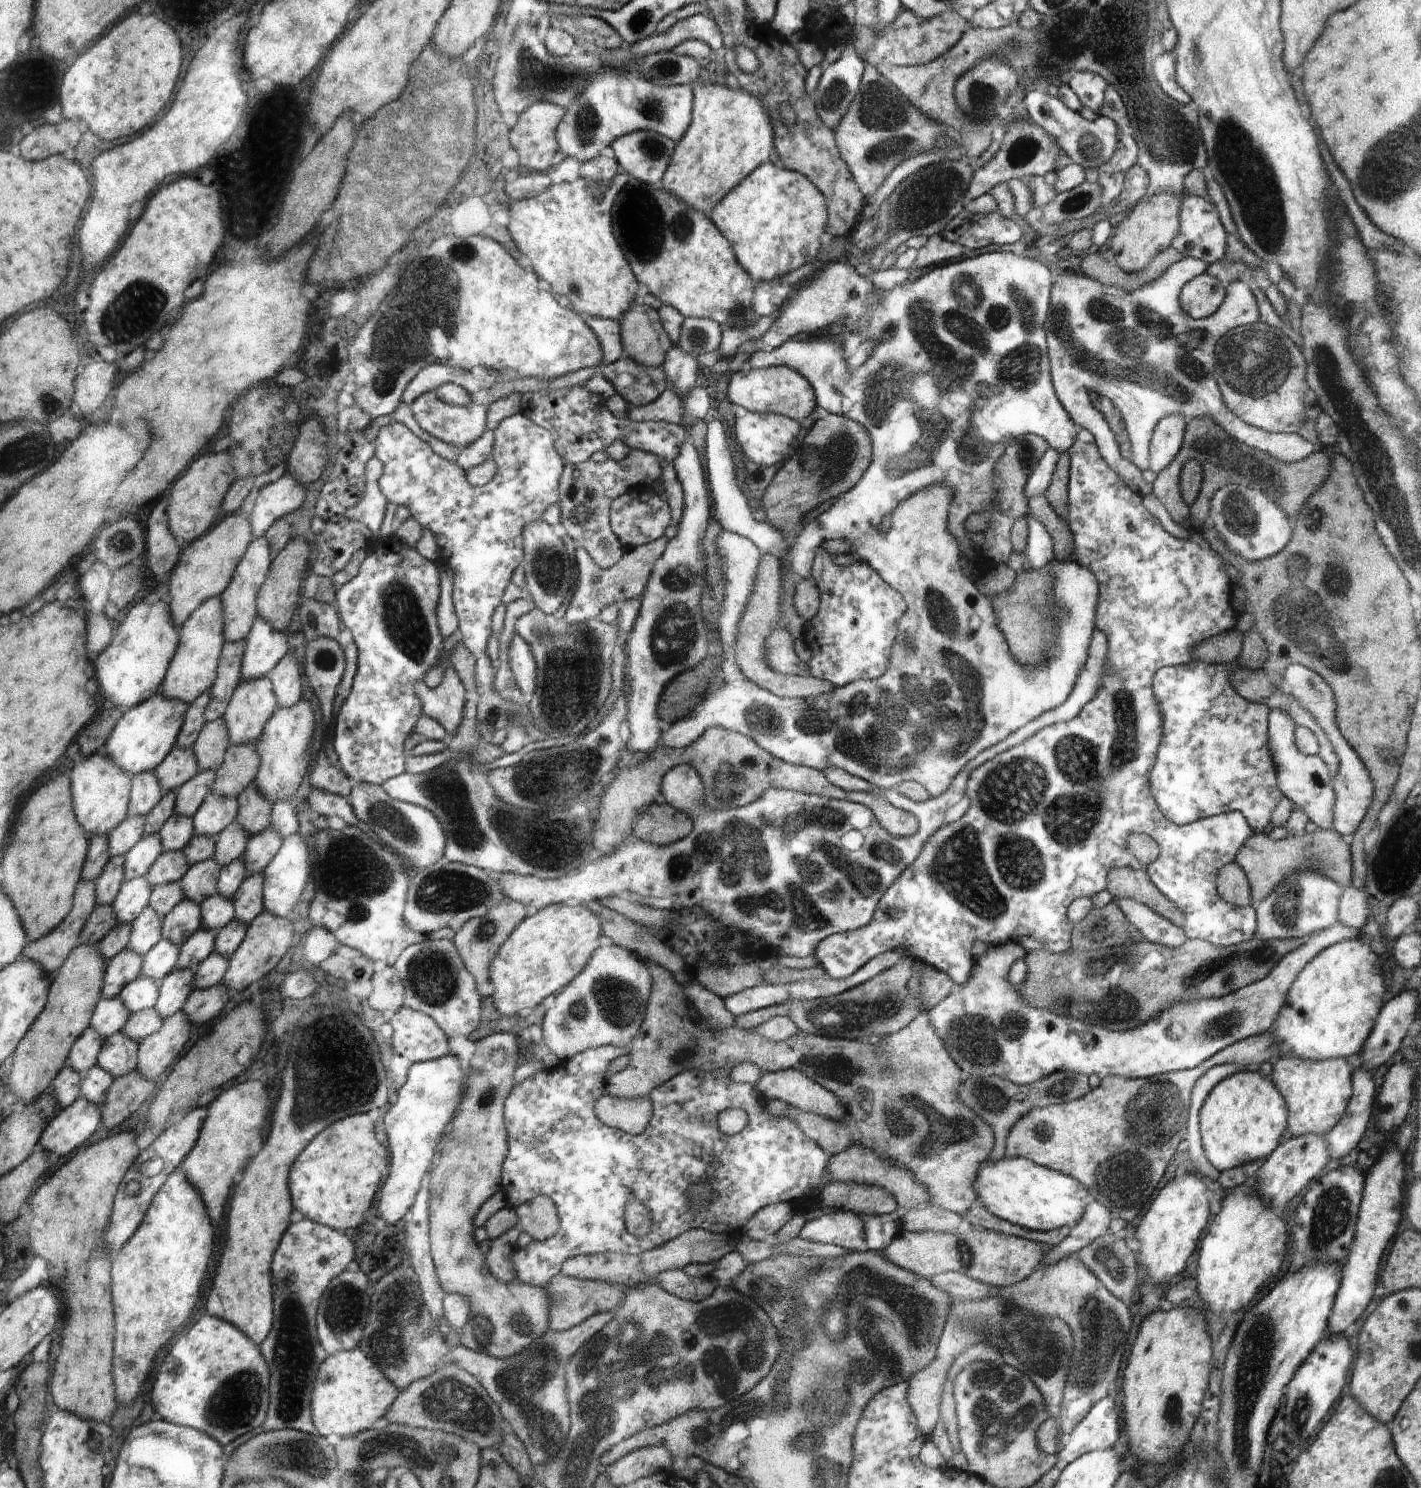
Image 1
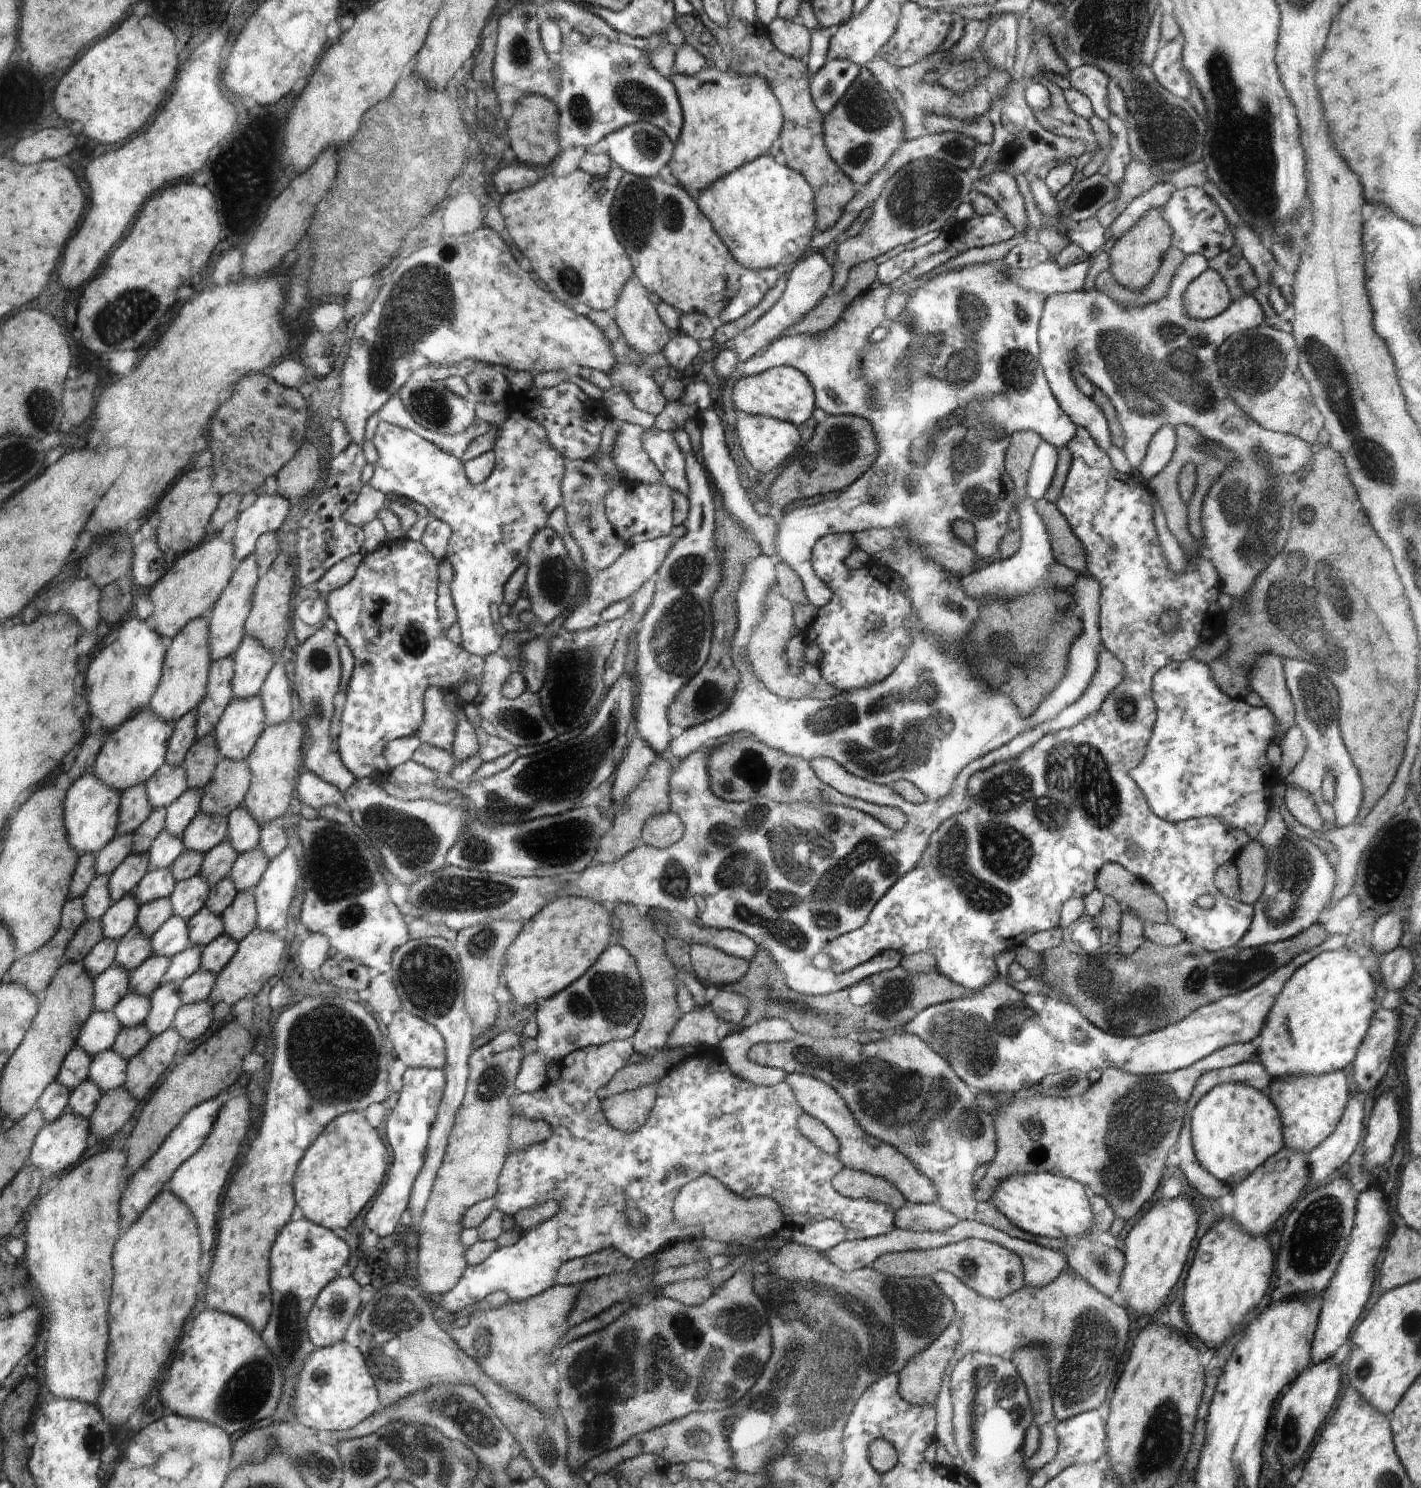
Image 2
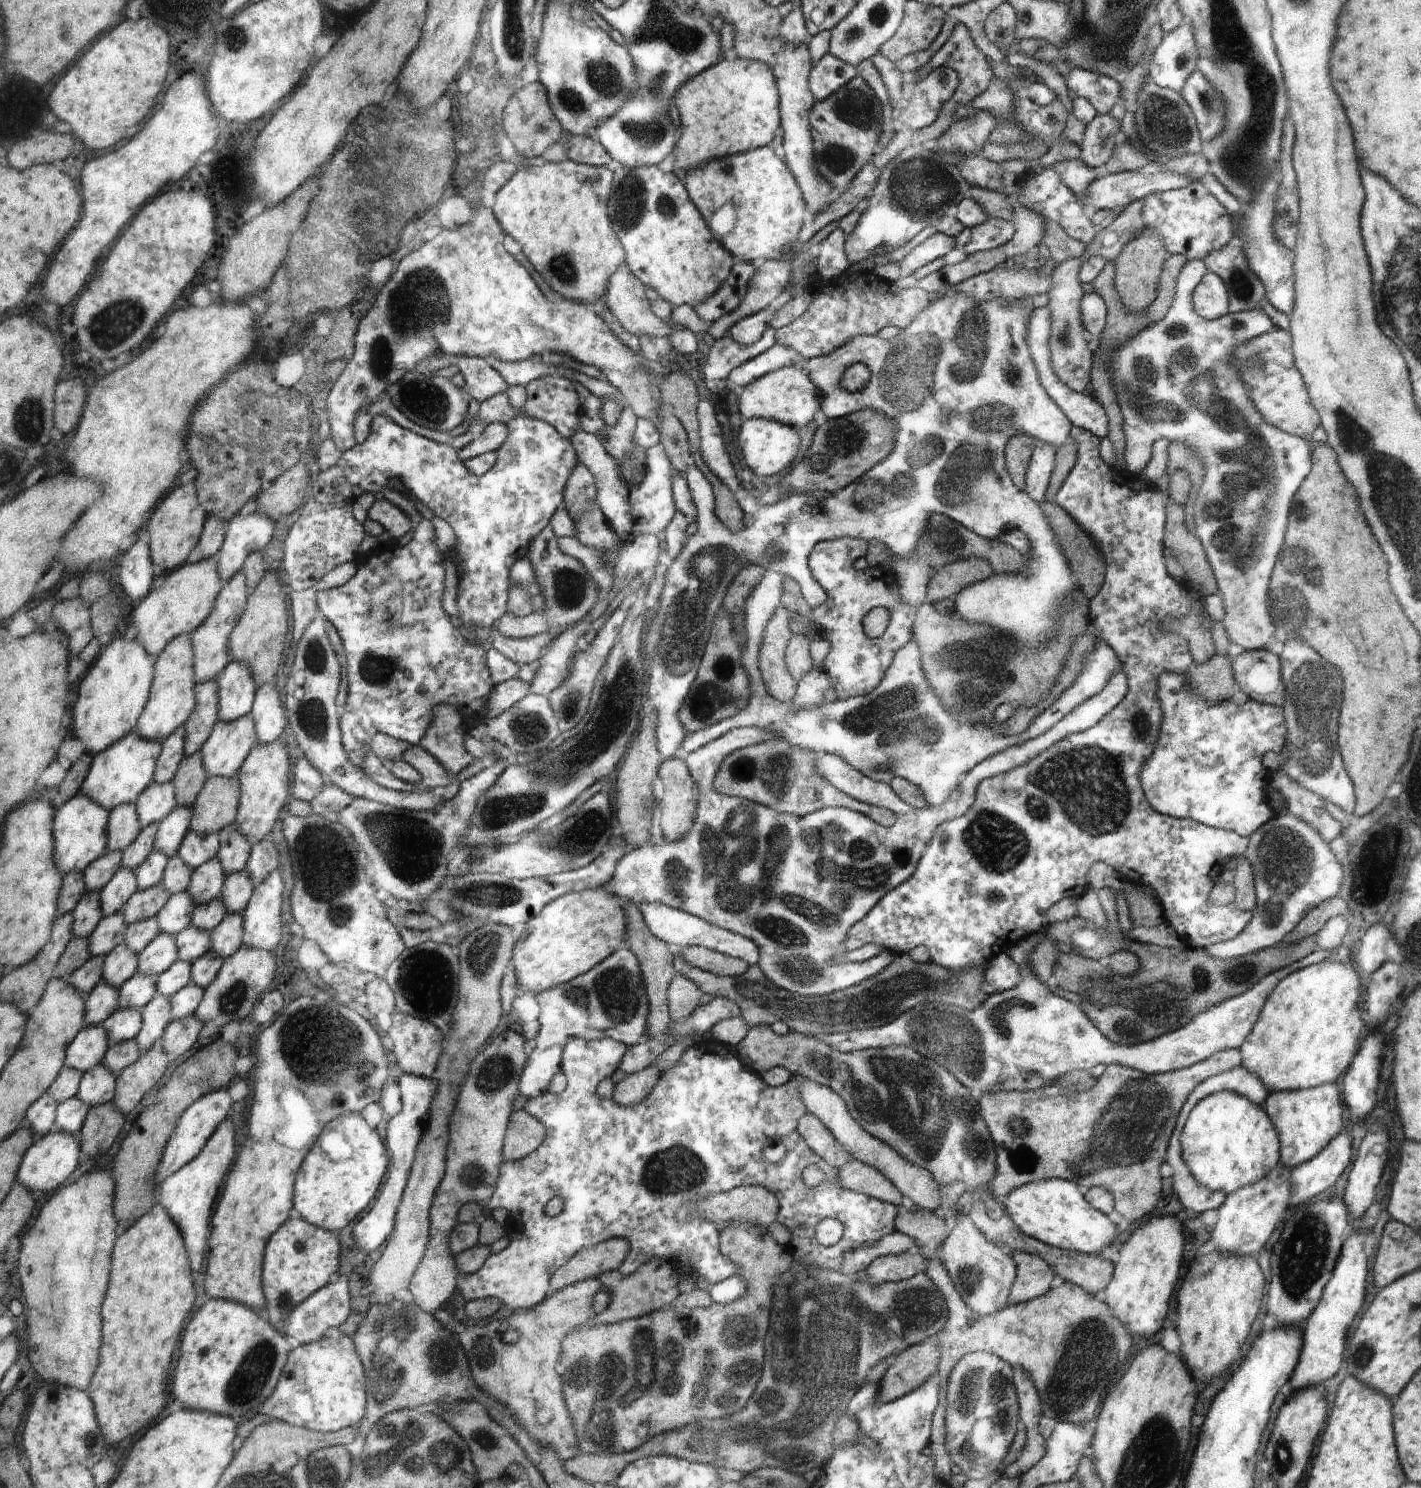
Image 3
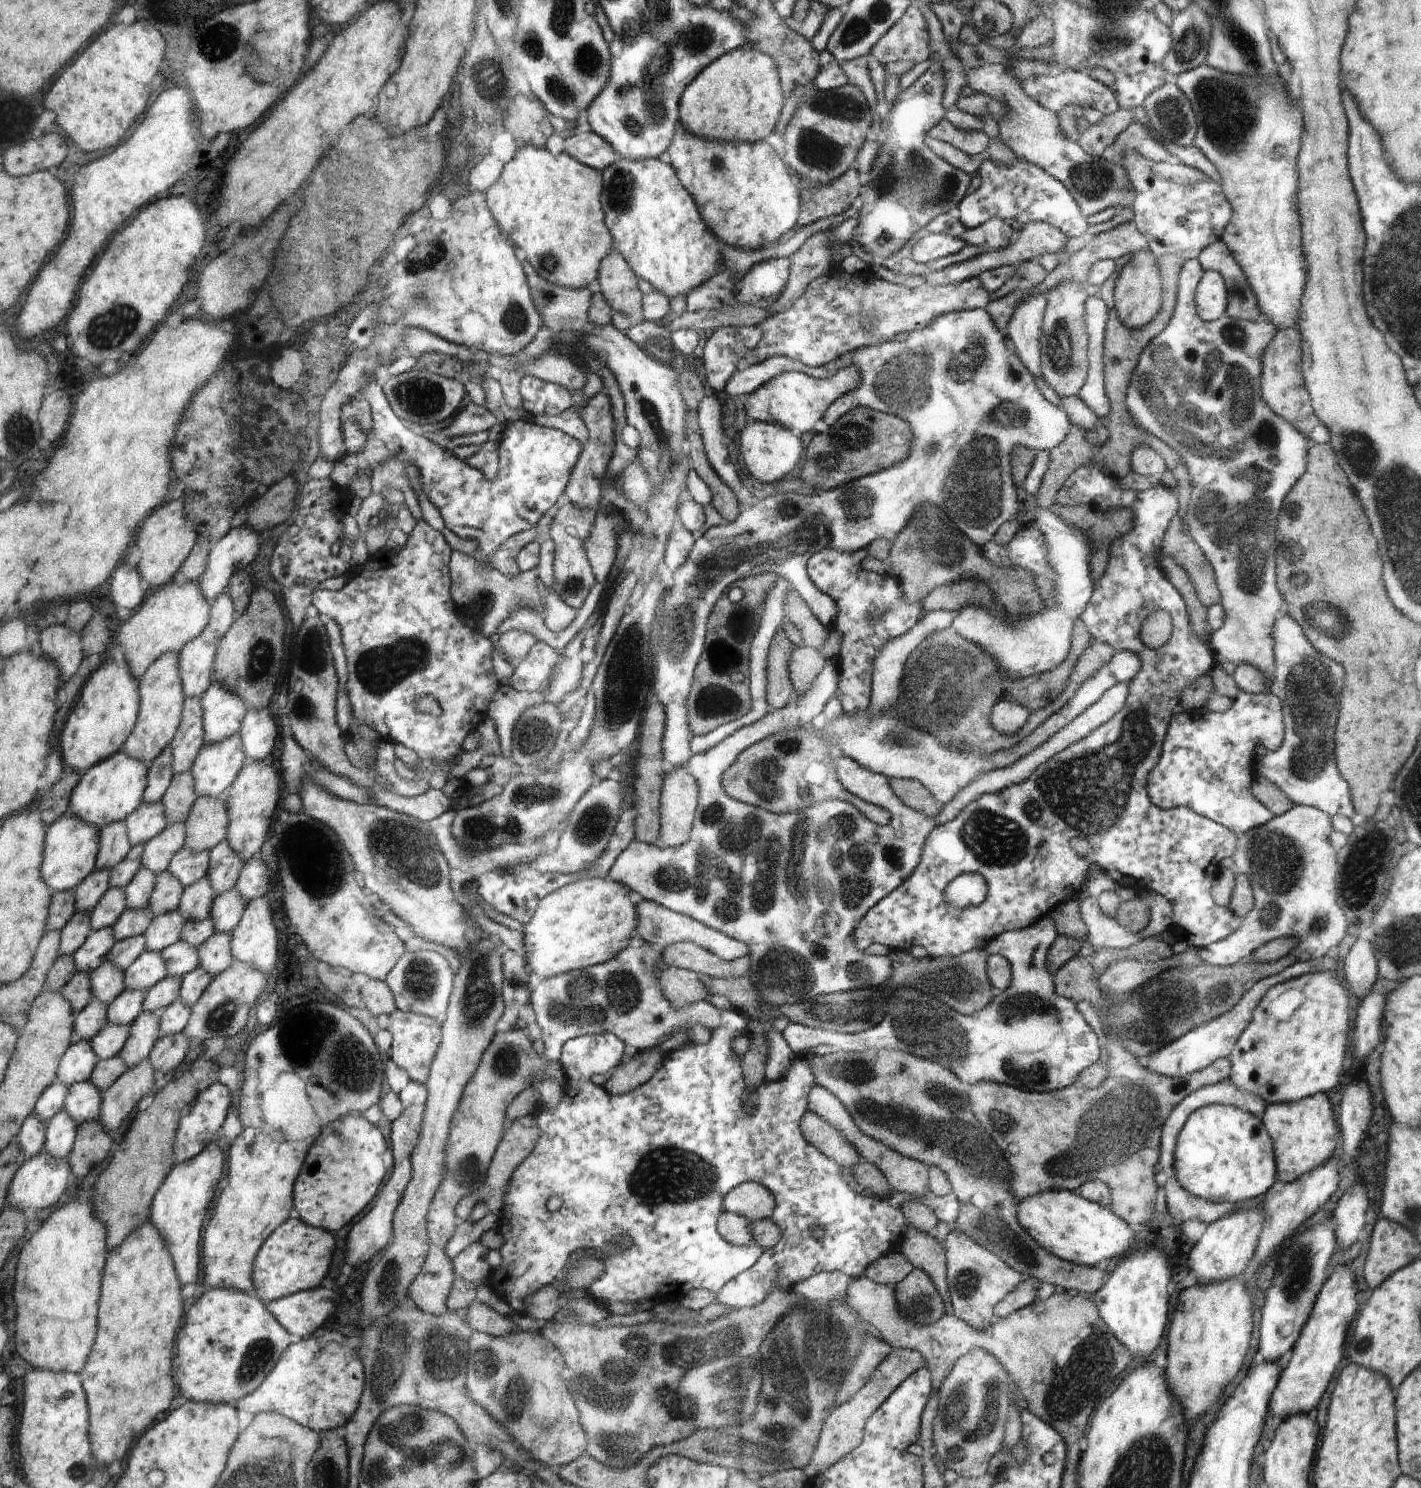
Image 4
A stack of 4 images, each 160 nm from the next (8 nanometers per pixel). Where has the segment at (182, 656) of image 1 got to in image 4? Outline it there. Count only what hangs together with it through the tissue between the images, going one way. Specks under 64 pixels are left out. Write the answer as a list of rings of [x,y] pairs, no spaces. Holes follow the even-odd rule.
[[[178,653],[166,654],[158,658],[139,679],[141,707],[138,712],[136,728],[133,735],[125,743],[121,750],[144,764],[149,765],[162,750],[169,746],[176,735],[180,718],[182,718],[182,706],[185,694],[182,692],[181,674],[178,672]]]

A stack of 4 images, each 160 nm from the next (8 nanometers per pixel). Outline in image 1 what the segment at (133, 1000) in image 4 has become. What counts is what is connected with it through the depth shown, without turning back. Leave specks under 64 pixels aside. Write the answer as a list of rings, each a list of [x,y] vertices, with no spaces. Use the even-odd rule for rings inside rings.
[[[161,938],[154,948],[150,948],[143,956],[142,969],[138,978],[152,978],[160,982],[164,976],[173,972],[176,969],[179,946],[176,942],[170,942],[168,938]]]

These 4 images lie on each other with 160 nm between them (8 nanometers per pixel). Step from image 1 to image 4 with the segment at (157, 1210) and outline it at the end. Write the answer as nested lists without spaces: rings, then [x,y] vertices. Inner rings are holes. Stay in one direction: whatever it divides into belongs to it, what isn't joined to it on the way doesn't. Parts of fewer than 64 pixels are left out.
[[[146,1222],[134,1230],[120,1246],[111,1250],[106,1258],[98,1308],[98,1338],[88,1356],[86,1370],[82,1370],[82,1382],[86,1382],[86,1394],[90,1394],[90,1414],[94,1414],[94,1454],[98,1454],[98,1462],[102,1466],[108,1466],[112,1460],[122,1458],[134,1444],[134,1440],[170,1408],[170,1402],[174,1398],[174,1336],[184,1314],[182,1306],[184,1298],[180,1280],[169,1250],[165,1242],[162,1242],[158,1230],[150,1222]]]

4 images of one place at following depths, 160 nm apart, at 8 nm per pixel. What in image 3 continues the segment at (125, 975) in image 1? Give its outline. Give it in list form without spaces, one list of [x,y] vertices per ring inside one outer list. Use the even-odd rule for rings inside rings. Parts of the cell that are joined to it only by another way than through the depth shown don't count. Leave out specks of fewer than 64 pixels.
[[[101,982],[89,993],[86,1000],[86,1020],[90,1026],[100,1025],[119,1010],[118,992],[116,988]]]

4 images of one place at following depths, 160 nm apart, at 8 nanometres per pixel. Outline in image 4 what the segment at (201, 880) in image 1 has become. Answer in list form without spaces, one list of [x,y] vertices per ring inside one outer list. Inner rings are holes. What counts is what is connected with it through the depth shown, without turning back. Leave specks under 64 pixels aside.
[[[178,909],[174,912],[158,914],[143,933],[144,948],[154,950],[154,952],[162,952],[164,948],[181,940],[180,932],[182,932],[184,924],[185,920],[180,916]]]

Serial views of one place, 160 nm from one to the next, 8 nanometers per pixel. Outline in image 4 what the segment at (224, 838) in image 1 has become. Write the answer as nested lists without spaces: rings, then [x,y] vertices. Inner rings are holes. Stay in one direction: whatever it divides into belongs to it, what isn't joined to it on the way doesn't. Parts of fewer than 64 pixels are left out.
[[[207,877],[196,880],[183,890],[178,912],[185,922],[202,922],[209,917],[215,896]]]

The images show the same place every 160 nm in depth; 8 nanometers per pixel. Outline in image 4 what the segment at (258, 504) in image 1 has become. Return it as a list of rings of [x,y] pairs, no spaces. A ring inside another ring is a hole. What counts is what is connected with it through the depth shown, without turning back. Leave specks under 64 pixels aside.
[[[247,524],[232,528],[225,537],[215,540],[210,546],[210,552],[208,552],[208,557],[206,558],[204,573],[197,581],[202,591],[202,596],[206,598],[206,602],[212,603],[214,599],[224,593],[237,570],[251,565],[259,553],[261,553],[259,534]]]

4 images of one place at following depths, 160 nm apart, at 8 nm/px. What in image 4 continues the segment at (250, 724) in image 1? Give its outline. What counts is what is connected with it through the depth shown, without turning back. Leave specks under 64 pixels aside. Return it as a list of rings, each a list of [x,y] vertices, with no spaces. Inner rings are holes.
[[[239,734],[224,742],[205,744],[191,768],[197,798],[223,797],[247,763]]]

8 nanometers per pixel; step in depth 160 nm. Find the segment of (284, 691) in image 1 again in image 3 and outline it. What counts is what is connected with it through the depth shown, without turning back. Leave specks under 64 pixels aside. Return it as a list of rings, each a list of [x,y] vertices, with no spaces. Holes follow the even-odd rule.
[[[264,684],[255,693],[250,710],[257,744],[268,744],[282,738],[287,728],[280,694],[275,686]]]

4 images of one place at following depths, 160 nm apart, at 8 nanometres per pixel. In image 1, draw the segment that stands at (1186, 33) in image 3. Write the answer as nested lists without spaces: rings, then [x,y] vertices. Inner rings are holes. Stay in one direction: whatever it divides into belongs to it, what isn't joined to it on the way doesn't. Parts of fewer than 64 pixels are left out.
[[[1158,52],[1154,60],[1153,76],[1160,89],[1167,95],[1184,105],[1192,105],[1190,96],[1180,88],[1175,76],[1175,55],[1173,52]]]

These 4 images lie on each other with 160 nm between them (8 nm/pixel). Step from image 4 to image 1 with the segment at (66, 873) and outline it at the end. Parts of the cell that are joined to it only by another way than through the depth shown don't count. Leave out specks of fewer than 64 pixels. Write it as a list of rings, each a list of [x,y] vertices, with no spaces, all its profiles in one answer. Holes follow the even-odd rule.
[[[103,751],[92,753],[88,758],[76,766],[74,770],[74,798],[78,806],[78,818],[82,818],[82,826],[86,826],[87,833],[103,834],[118,826],[129,812],[131,800],[132,776],[122,770]]]

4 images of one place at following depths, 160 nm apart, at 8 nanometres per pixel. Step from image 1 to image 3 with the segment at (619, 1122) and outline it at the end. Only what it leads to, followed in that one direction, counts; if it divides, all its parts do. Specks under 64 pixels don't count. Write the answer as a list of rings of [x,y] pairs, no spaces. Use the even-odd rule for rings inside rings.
[[[656,1063],[633,1074],[626,1074],[620,1082],[614,1084],[614,1102],[618,1102],[620,1106],[633,1106],[642,1102],[657,1086],[661,1074]]]

